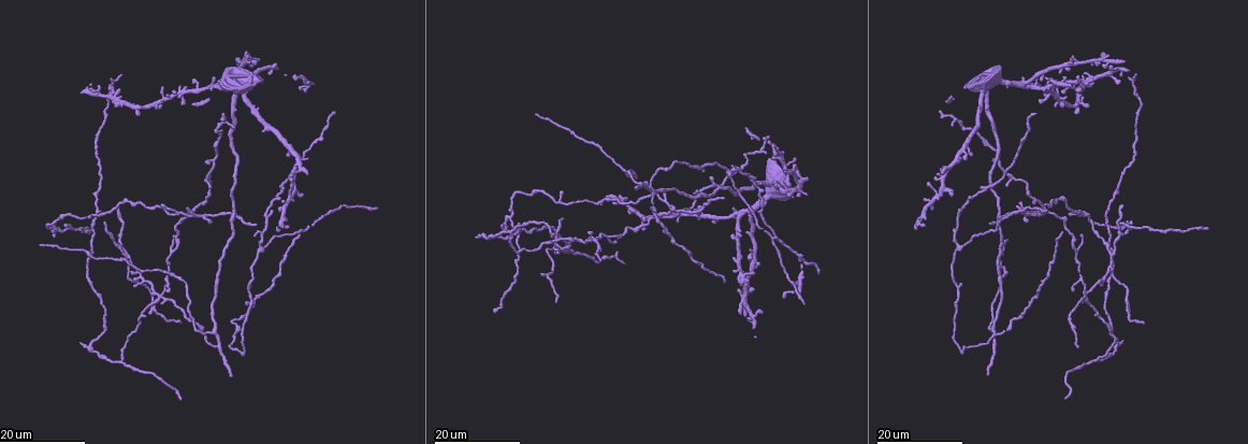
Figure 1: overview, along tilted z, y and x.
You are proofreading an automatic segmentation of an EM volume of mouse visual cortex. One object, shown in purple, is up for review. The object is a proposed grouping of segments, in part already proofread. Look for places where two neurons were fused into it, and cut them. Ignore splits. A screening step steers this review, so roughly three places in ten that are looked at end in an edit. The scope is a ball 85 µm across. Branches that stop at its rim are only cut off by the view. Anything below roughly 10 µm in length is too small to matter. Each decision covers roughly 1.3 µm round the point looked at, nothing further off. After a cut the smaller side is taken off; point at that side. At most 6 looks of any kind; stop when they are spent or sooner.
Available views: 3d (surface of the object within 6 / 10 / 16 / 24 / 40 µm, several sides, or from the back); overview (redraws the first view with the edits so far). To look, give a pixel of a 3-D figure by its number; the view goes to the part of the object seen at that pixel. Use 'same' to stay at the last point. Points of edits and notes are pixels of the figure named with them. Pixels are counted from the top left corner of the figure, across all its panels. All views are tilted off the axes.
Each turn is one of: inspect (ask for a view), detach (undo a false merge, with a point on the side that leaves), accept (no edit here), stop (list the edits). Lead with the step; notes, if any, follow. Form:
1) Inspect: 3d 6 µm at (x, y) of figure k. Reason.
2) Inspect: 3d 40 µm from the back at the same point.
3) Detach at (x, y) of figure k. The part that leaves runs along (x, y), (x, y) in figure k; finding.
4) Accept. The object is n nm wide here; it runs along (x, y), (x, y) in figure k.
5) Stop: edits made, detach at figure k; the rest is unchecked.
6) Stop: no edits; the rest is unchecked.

Inspect: 3d 16 µm at (730, 172) of figure 1. Thin arm on a thick one.

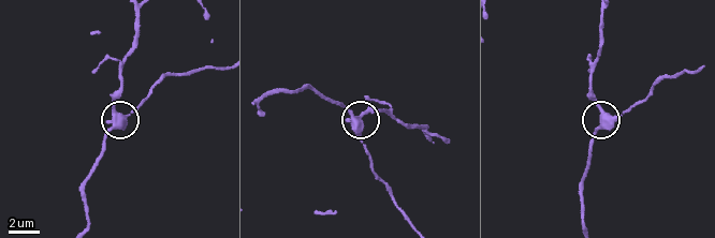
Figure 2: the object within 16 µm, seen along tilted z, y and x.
Inspect: 3d 6 µm at (361, 122) of figure 2.

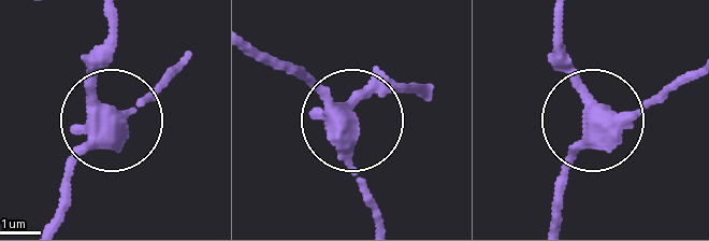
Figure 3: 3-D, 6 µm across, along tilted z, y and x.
Accept. It runs along (51, 223), (72, 151), (150, 90) in figure 3; continuous, no second neuron.

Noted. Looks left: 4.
Inspect: 3d 24 µm at (511, 235) of figure 1. Arms part here.

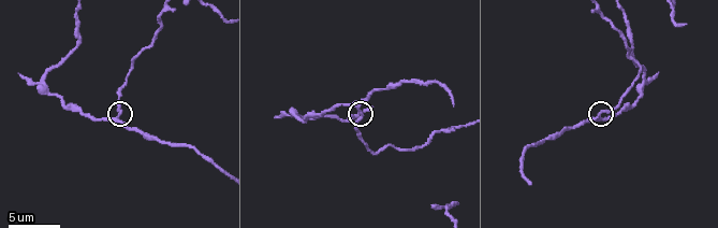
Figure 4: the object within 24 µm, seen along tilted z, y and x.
Inspect: 3d 10 µm at (599, 117) of figure 4.

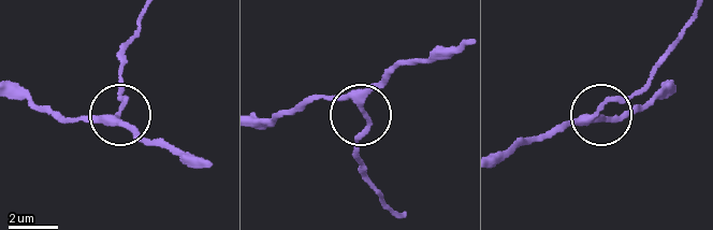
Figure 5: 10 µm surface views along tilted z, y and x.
Accept. It runs along (697, 13), (643, 86), (534, 140) in figure 5; continuous, no second neuron.

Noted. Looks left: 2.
Inspect: 3d 16 µm at (158, 296) of figure 1. Four or more arms meet.

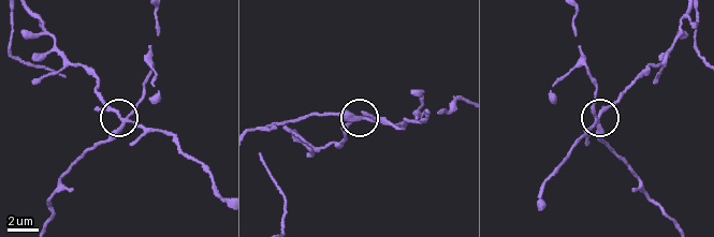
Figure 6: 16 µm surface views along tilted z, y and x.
Inspect: 3d 10 µm at (122, 125) of figure 6.

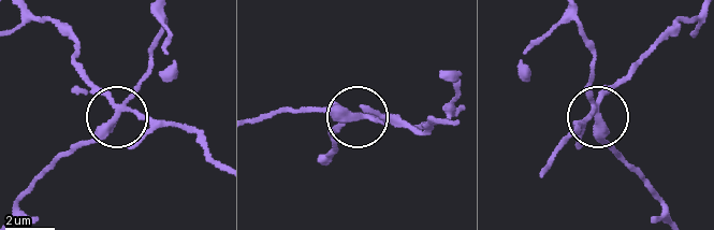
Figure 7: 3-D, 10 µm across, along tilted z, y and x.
Detach at (146, 132) of figure 7. 4 arms meet here; the part that leaves runs along (118, 105), (93, 87), (67, 32), (32, 15) in figure 7; a second neuron is stuck on.

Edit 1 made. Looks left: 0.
Stop: edits made, detach at figure 7; the rest is unchecked.

